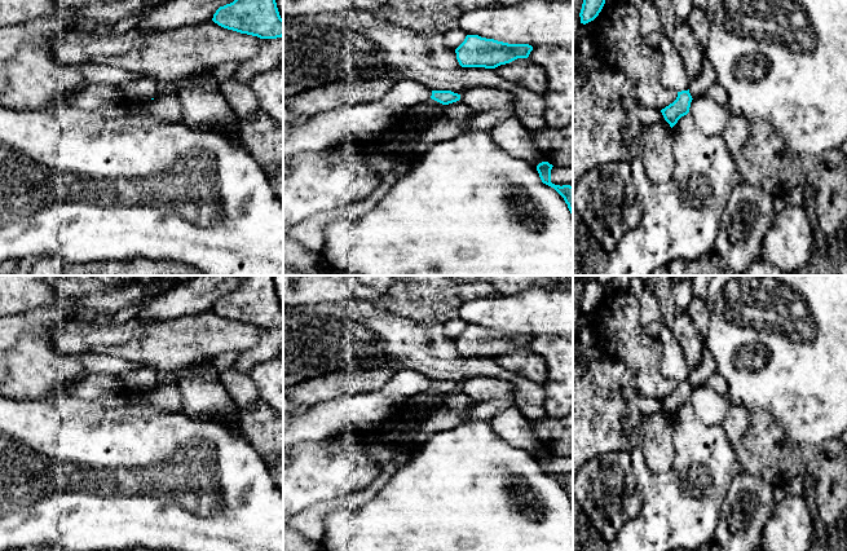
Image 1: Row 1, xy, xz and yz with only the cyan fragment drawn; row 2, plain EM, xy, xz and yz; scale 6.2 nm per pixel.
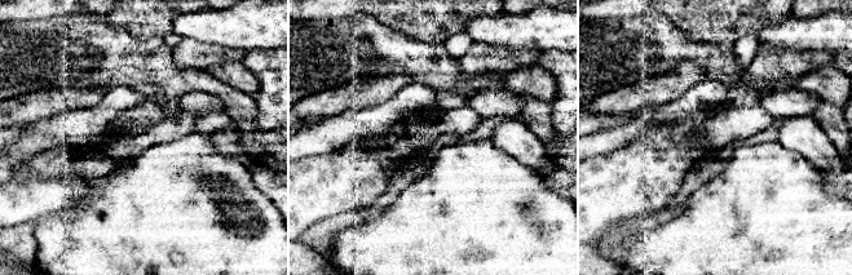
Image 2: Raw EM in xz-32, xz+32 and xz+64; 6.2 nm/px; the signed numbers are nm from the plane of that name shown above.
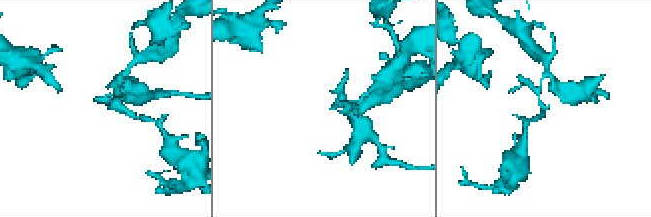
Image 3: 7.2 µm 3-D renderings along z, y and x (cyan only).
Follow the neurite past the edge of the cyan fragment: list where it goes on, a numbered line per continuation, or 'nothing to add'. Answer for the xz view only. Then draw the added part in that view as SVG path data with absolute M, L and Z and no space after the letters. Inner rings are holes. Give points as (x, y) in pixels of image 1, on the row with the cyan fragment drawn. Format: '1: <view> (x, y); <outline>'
nothing to add

